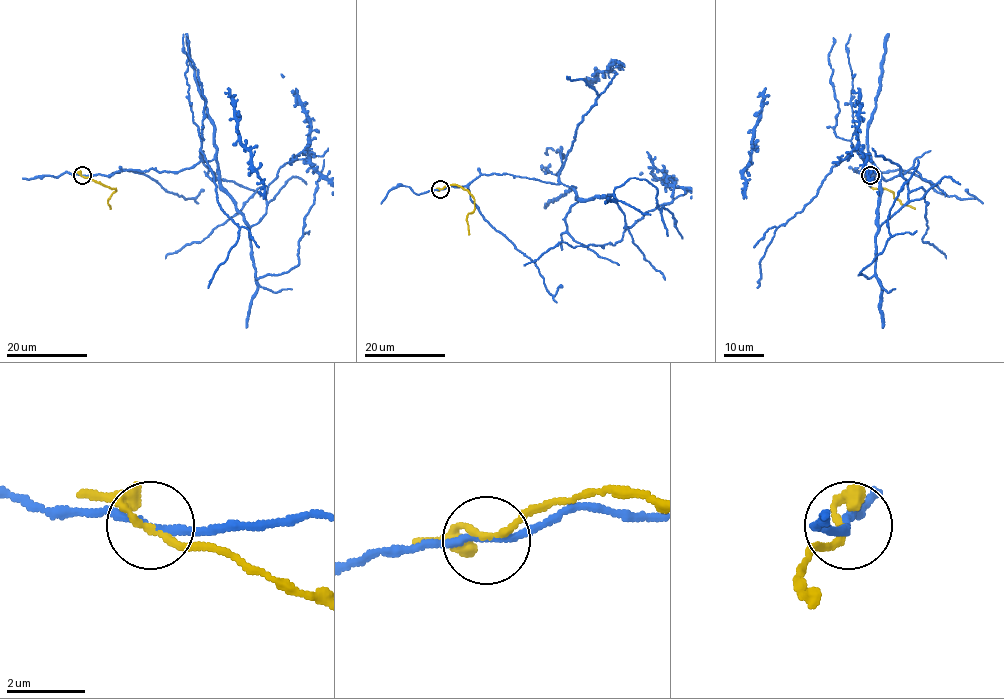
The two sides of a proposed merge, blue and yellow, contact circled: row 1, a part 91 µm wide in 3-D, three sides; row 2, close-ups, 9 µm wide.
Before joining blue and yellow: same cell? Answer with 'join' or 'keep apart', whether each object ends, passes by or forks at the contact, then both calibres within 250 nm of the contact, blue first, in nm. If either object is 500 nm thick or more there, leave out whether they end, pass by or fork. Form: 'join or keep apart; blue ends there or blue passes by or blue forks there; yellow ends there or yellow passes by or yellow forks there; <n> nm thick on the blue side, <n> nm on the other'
keep apart; blue passes by; yellow passes by; 160 nm thick on the blue side, 160 nm on the other

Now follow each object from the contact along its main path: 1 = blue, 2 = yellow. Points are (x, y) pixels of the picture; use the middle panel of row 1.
1: (440, 190), (506, 173), (607, 198), (637, 177), (682, 237)
2: (440, 190), (457, 185), (474, 199), (474, 209), (466, 219), (468, 234)

